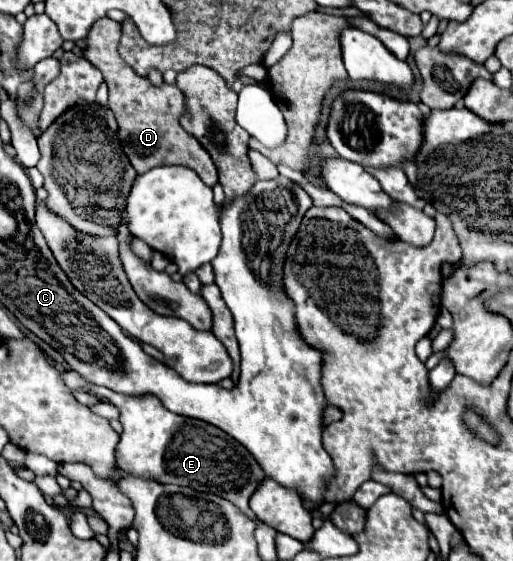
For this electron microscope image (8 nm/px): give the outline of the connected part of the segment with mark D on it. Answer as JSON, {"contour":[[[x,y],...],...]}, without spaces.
{"contour":[[[108,17],[100,19],[98,25],[94,25],[86,37],[86,59],[102,71],[104,81],[108,83],[108,107],[116,115],[118,137],[132,167],[138,175],[142,175],[160,165],[184,165],[194,169],[206,185],[216,185],[218,175],[214,163],[210,161],[210,155],[180,125],[180,117],[186,113],[184,93],[176,85],[154,87],[148,79],[136,75],[134,69],[118,53],[120,33],[122,29],[118,21],[112,21]]]}

